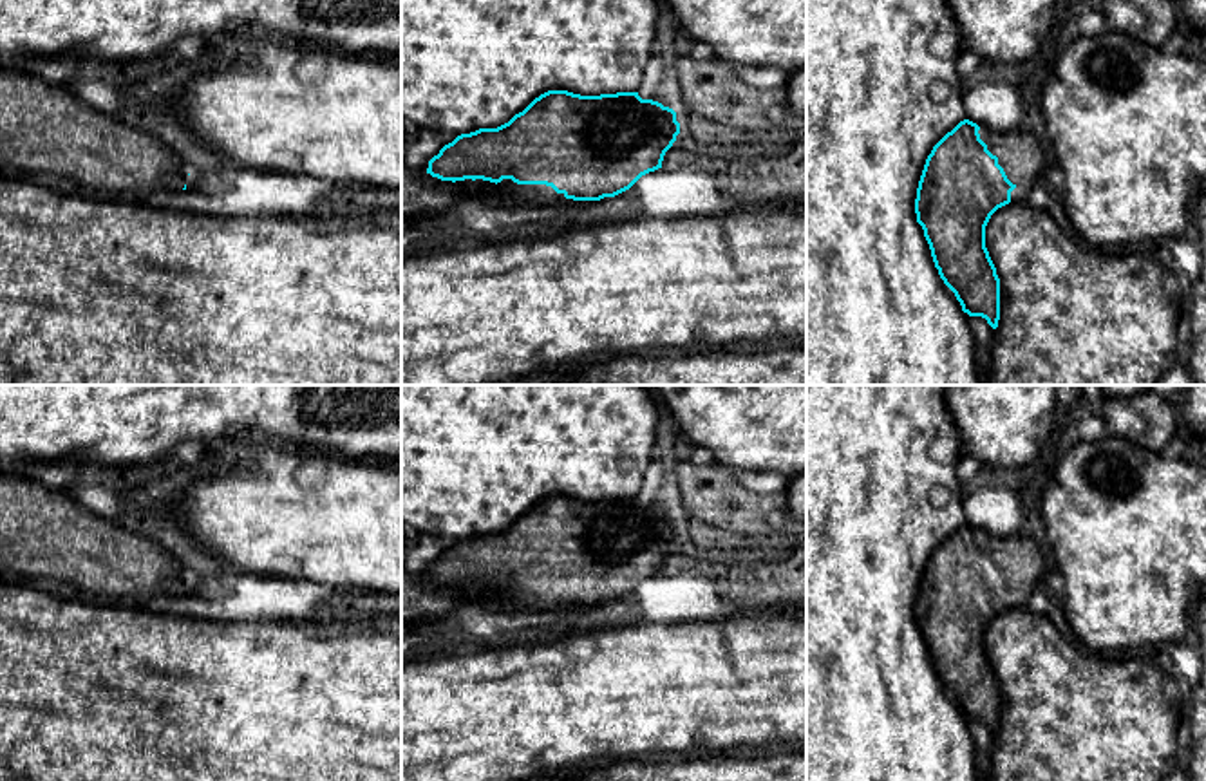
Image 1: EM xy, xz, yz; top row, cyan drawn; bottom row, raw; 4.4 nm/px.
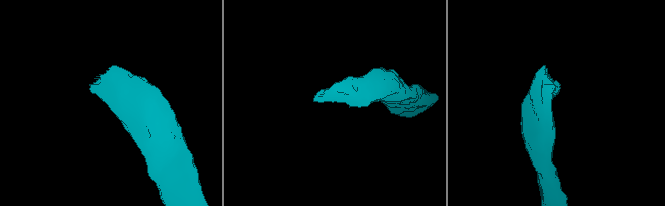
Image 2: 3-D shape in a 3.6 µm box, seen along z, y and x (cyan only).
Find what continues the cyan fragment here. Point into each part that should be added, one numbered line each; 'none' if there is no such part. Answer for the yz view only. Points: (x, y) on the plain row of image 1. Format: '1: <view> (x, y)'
1: yz (1018, 557)

